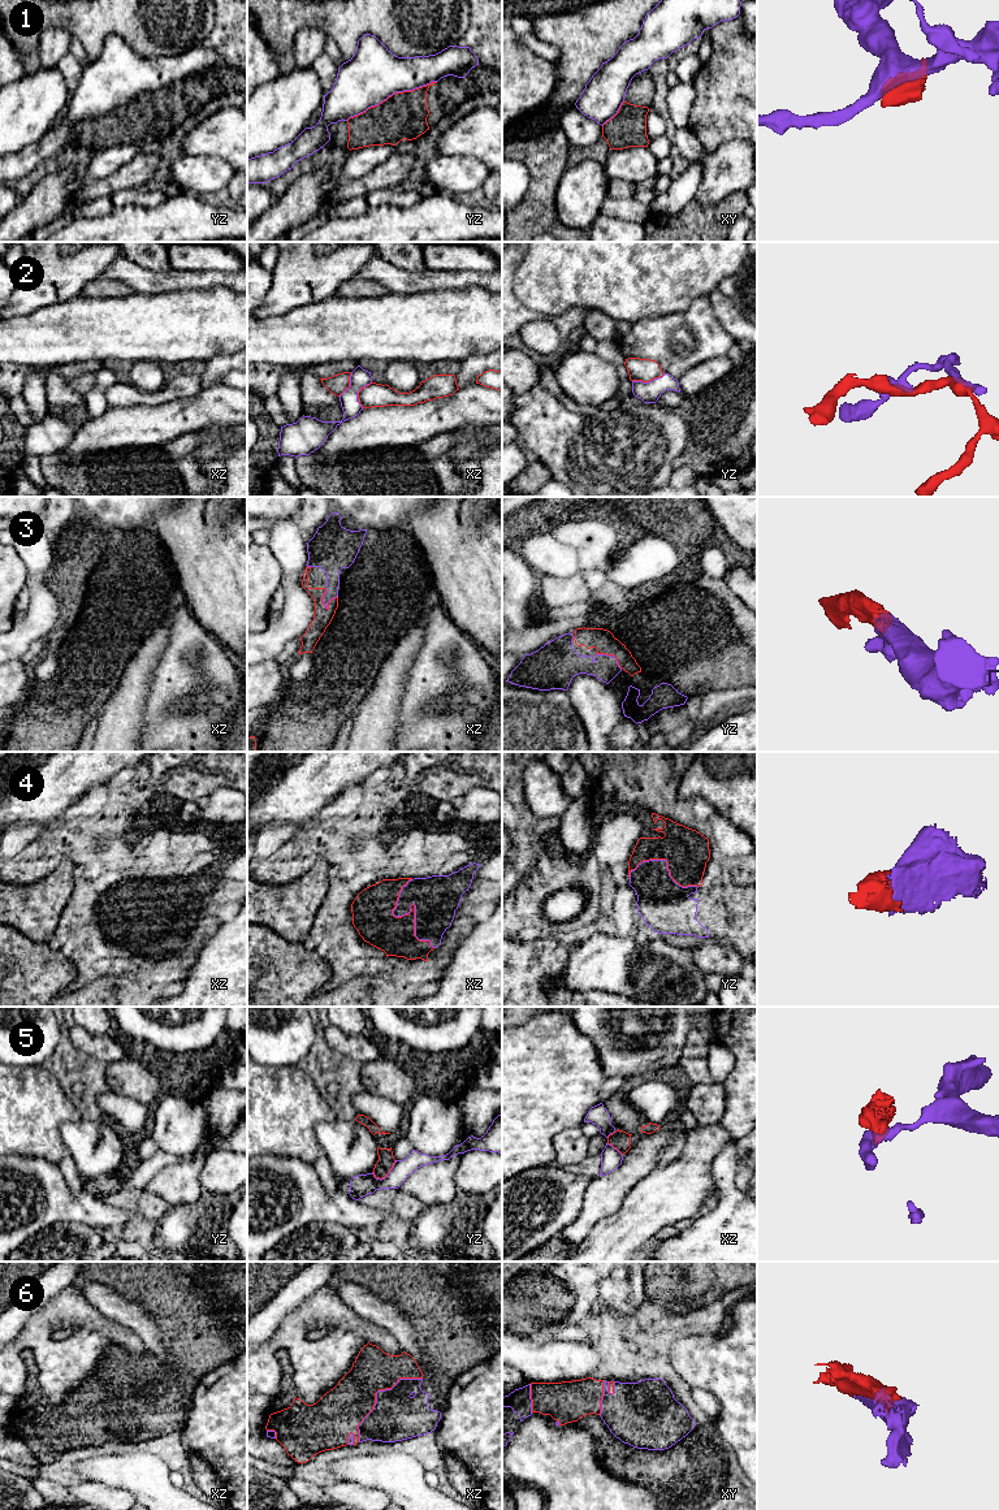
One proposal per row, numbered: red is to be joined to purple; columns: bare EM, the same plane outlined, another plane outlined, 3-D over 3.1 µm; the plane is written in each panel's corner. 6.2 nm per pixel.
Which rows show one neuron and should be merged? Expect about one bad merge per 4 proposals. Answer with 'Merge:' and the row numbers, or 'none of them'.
Merge: 3, 4, 6

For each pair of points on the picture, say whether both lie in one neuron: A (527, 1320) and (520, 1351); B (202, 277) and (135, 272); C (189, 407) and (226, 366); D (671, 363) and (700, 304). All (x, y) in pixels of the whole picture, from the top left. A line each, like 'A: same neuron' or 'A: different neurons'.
A: different neurons
B: same neuron
C: different neurons
D: same neuron

